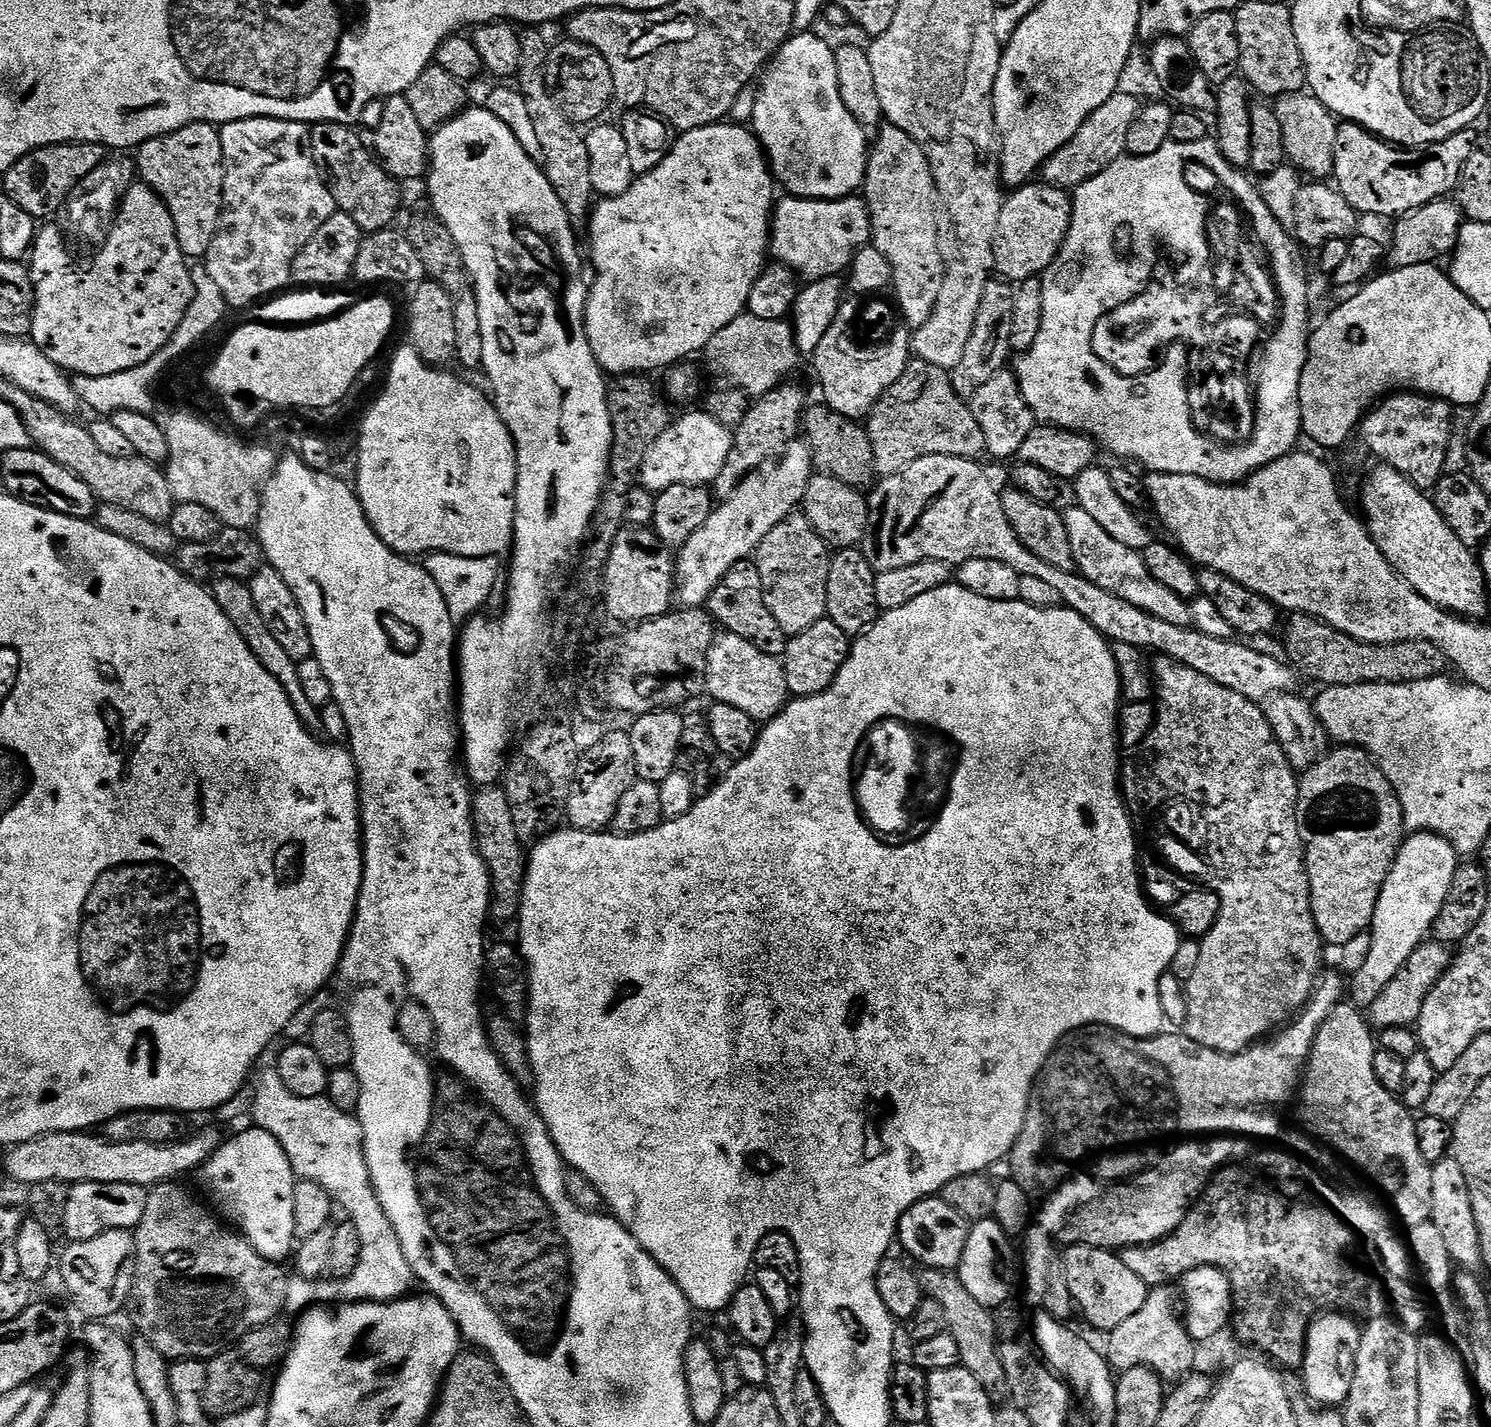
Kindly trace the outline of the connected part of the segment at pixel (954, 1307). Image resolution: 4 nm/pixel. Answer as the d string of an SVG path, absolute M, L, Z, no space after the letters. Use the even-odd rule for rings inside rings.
M924 1268L918 1276L921 1293L927 1299L938 1302L944 1315L943 1327L949 1336L954 1338L958 1346L960 1364L980 1384L981 1389L989 1390L997 1383L1001 1383L1002 1376L998 1371L998 1344L992 1331L992 1314L983 1308L962 1286L960 1277L955 1271L943 1268Z

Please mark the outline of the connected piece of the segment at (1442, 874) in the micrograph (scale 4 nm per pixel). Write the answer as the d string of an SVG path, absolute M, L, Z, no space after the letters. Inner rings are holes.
M1414 832L1400 845L1394 866L1382 886L1382 894L1378 898L1378 906L1372 919L1372 945L1370 955L1358 971L1350 976L1350 1000L1361 1010L1371 1009L1372 1003L1378 999L1378 994L1386 990L1386 985L1398 975L1398 970L1406 966L1406 958L1414 954L1416 947L1424 943L1432 932L1432 923L1438 918L1442 906L1446 902L1446 894L1450 894L1450 886L1454 882L1454 874L1458 867L1458 853L1444 836L1435 832Z

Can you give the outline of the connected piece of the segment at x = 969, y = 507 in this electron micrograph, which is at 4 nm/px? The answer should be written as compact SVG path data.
M931 456L918 458L918 462L910 462L906 470L893 476L883 477L867 497L868 525L862 551L872 569L877 573L902 570L902 566L914 566L914 562L923 560L937 560L953 566L965 564L974 558L990 558L994 562L1006 562L1006 566L1010 566L1010 570L1014 570L1021 577L1029 576L1047 582L1058 594L1063 607L1082 614L1111 643L1126 642L1127 645L1147 650L1149 653L1152 651L1160 656L1169 656L1182 666L1190 666L1190 670L1198 670L1198 674L1206 674L1206 678L1218 682L1218 686L1226 686L1226 690L1234 690L1234 694L1242 694L1242 698L1250 698L1257 702L1267 702L1273 696L1293 691L1297 687L1295 684L1296 680L1298 681L1298 673L1291 663L1283 659L1280 661L1278 657L1271 656L1268 652L1259 652L1243 639L1214 638L1210 634L1202 634L1197 628L1191 626L1183 628L1176 626L1174 622L1154 618L1154 614L1138 606L1132 606L1130 602L1126 602L1126 598L1118 598L1118 594L1110 594L1110 590L1102 590L1102 586L1094 586L1094 582L1081 576L1079 571L1058 570L1058 566L1050 566L1050 562L1030 554L1030 550L1022 546L1018 534L1014 534L1014 526L1010 526L1006 510L1002 510L1001 489L996 489L995 482L988 477L988 472L982 465L983 463L966 458Z

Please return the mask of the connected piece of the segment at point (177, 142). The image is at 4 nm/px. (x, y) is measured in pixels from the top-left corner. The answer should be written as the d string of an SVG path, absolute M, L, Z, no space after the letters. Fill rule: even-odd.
M187 124L140 145L134 159L139 179L154 189L170 210L178 234L178 246L185 257L207 257L224 206L224 155L220 128L214 124Z

